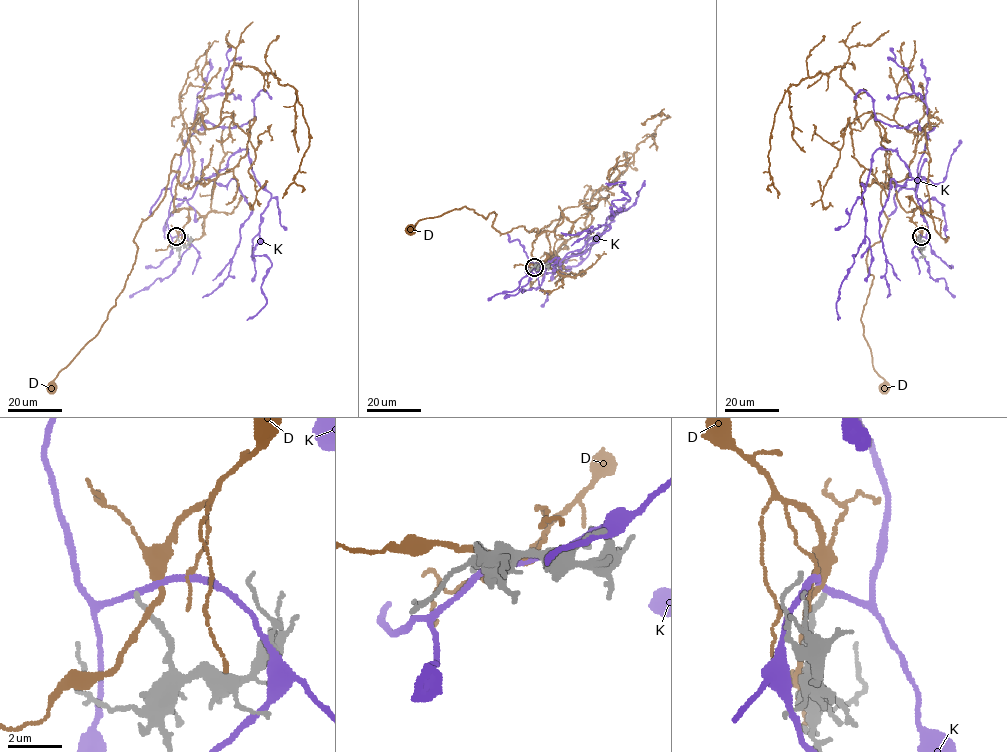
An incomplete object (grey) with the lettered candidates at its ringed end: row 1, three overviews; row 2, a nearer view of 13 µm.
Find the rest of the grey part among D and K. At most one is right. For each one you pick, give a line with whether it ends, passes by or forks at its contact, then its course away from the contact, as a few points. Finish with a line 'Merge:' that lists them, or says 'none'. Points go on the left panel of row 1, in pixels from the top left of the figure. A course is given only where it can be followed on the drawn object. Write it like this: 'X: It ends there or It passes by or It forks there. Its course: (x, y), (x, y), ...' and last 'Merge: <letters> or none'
Merge: none

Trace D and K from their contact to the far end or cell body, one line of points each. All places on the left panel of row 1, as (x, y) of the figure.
D: (177, 239), (189, 211), (173, 212), (180, 173), (172, 171), (134, 239), (135, 263), (115, 305), (50, 387)
K: (176, 237), (172, 201), (246, 148), (271, 194), (253, 255), (271, 264), (266, 304), (247, 320)

